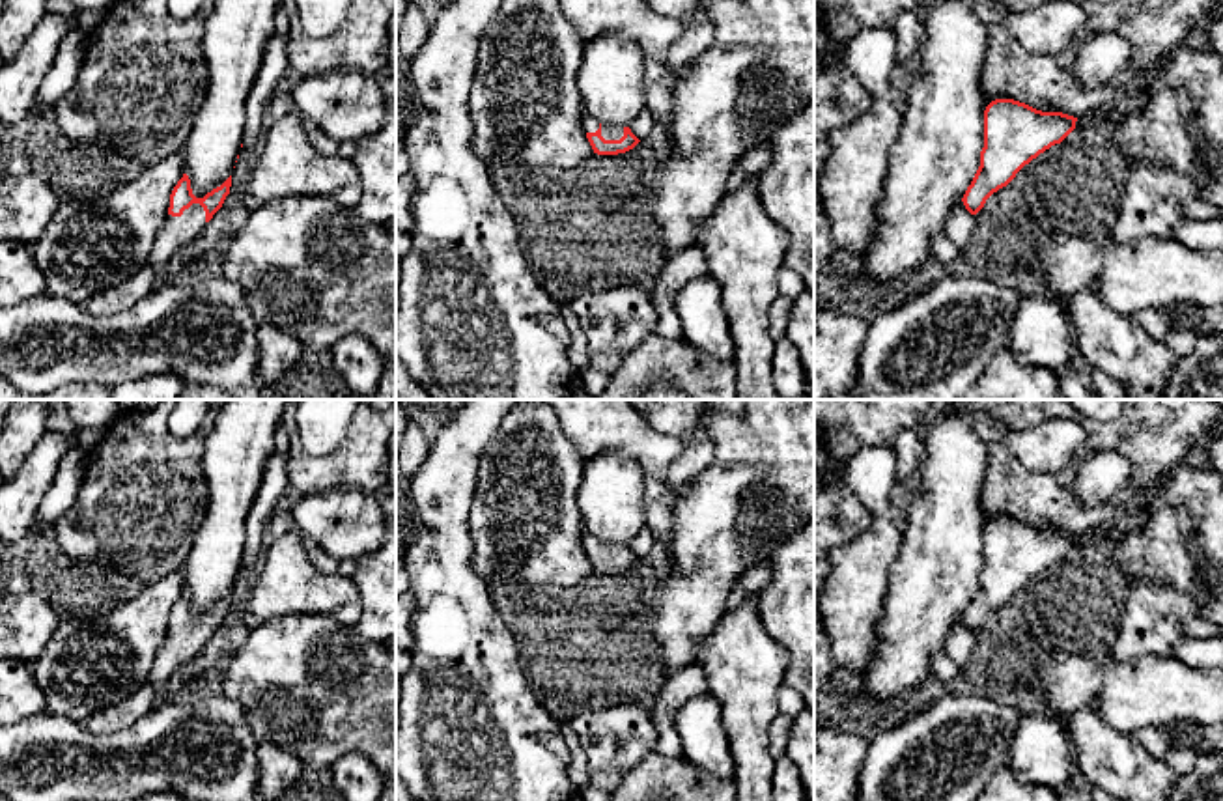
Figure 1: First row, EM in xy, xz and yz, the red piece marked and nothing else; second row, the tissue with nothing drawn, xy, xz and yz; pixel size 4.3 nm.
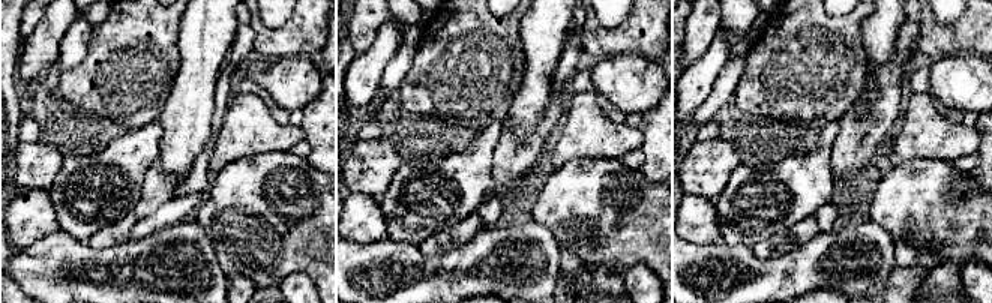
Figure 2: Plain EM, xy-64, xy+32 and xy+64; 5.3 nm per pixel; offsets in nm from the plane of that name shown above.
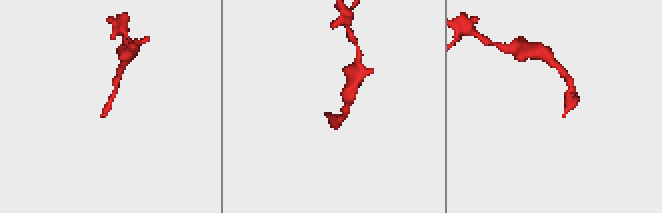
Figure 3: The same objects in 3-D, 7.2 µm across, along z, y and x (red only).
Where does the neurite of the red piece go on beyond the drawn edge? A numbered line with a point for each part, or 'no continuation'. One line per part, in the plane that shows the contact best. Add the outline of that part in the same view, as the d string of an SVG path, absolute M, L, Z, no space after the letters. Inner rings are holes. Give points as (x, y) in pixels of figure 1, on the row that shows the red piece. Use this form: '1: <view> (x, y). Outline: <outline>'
1: xz (607, 131). Outline: M601 125L601 136L605 140L620 140L624 136L624 127Z

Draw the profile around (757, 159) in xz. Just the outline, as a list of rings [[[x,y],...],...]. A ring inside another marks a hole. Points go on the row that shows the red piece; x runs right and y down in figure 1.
[[[767,140],[752,148],[747,155],[743,155],[736,162],[726,181],[726,189],[734,192],[745,179],[749,179],[754,174],[760,174],[771,162],[773,148],[775,148],[775,140]]]

